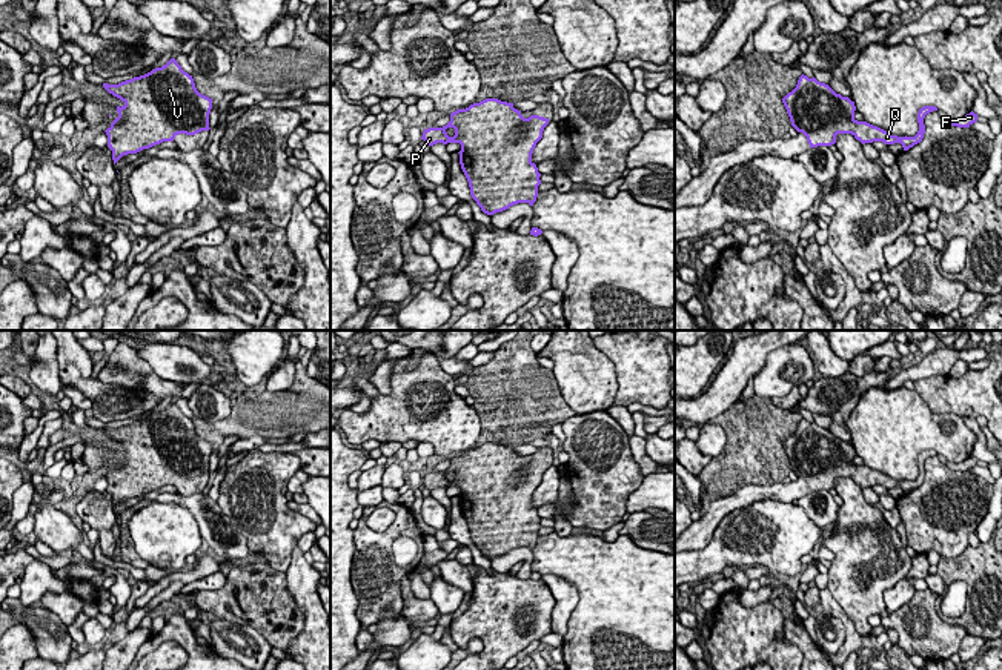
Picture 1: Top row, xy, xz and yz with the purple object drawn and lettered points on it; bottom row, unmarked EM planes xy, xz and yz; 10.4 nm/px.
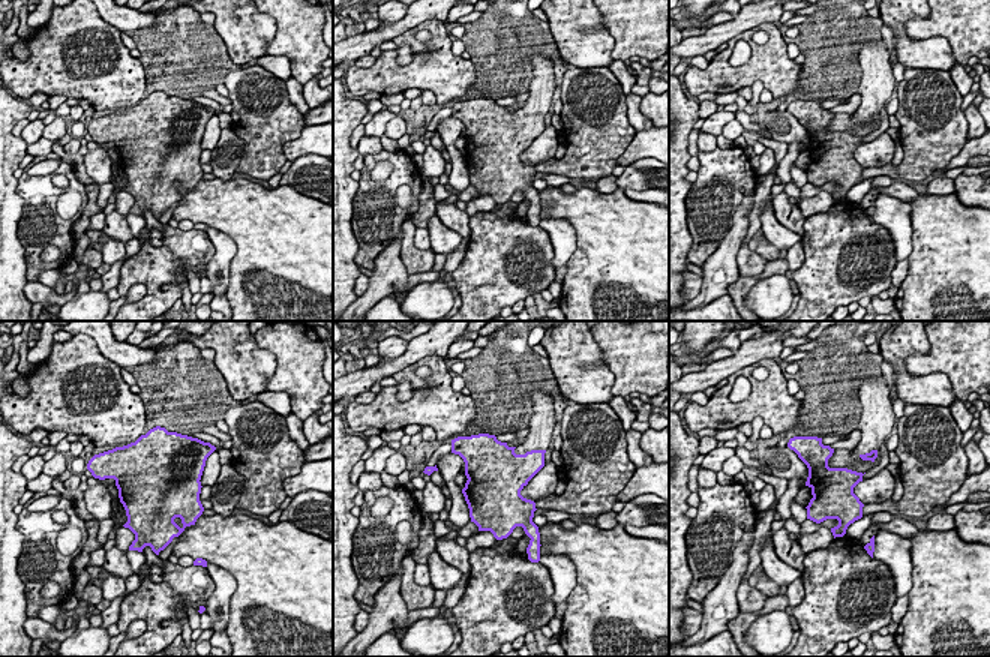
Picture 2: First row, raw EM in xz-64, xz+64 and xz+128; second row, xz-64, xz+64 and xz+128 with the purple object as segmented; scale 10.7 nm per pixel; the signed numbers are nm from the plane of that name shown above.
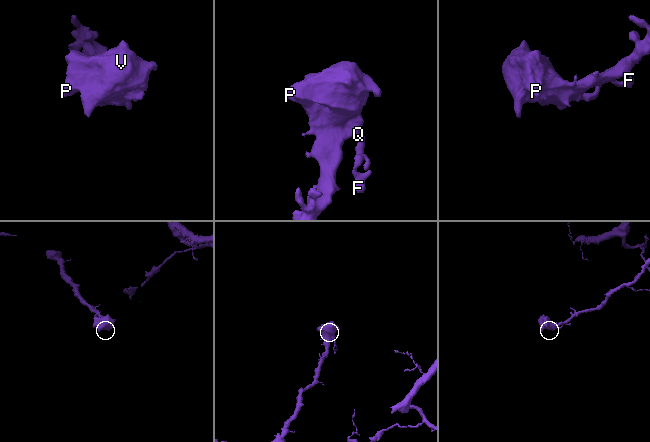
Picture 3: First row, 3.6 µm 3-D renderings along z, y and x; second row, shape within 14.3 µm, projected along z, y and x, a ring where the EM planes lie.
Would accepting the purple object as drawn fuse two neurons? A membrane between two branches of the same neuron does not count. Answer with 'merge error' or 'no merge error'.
no merge error

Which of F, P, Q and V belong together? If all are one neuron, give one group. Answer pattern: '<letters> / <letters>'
F P Q V

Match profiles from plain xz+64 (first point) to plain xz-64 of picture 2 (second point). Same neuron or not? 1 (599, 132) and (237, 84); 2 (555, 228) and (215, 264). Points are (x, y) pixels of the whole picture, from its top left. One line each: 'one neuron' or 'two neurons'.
1: one neuron
2: one neuron

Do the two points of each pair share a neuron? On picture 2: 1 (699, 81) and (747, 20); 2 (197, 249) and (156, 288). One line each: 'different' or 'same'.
1: different
2: same

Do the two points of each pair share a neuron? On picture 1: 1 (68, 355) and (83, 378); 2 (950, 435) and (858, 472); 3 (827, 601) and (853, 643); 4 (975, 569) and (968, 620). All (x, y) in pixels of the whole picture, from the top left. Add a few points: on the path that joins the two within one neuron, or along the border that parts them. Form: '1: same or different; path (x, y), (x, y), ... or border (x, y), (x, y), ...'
1: same; path (74, 361), (77, 372)
2: different; border (864, 464), (898, 481)
3: same; path (838, 612), (847, 621), (850, 632)
4: same; path (978, 581), (978, 607)

